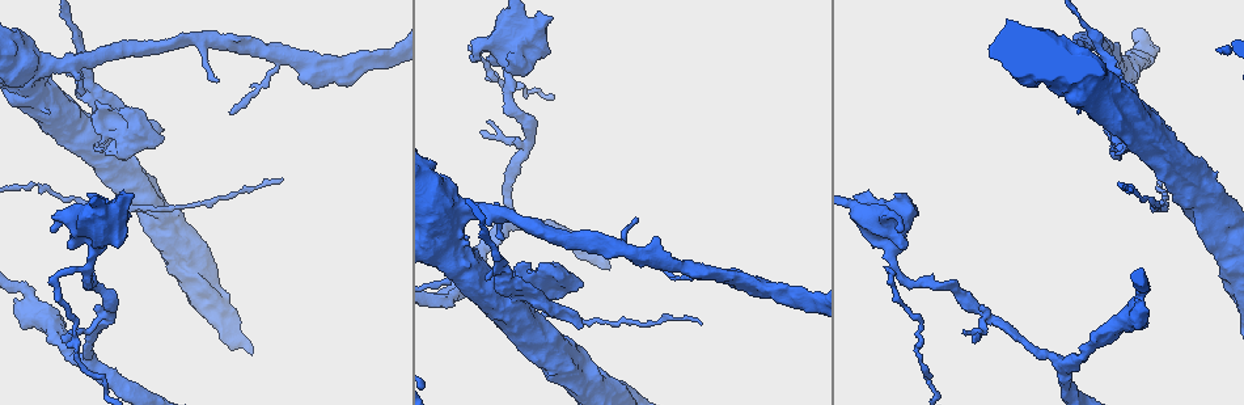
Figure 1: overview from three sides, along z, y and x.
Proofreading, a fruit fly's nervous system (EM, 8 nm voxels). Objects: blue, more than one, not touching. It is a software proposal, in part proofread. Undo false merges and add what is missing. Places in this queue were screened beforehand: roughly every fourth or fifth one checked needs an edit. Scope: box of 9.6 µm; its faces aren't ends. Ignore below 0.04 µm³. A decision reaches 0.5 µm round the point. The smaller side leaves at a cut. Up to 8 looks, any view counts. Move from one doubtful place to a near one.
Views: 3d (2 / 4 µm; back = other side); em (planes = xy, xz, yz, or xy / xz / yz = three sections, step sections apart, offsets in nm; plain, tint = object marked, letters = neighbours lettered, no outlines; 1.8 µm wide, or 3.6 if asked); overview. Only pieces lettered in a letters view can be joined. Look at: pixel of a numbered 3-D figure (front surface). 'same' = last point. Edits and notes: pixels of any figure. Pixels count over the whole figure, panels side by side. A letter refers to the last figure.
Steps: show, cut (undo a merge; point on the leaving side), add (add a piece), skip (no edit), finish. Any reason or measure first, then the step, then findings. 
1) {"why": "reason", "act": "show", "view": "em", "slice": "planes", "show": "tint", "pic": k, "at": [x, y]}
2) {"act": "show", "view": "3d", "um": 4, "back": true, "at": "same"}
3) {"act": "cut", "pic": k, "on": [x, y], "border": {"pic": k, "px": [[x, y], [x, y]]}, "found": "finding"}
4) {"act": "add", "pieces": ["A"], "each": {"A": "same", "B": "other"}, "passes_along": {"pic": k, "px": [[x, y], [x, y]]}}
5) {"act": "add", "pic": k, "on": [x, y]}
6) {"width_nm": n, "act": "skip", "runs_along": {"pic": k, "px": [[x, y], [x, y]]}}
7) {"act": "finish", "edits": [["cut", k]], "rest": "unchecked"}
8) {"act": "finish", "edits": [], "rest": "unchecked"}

{"act": "show", "view": "em", "um": 3.6, "slice": "planes", "show": "letters", "pic": 1, "at": [98, 240]}

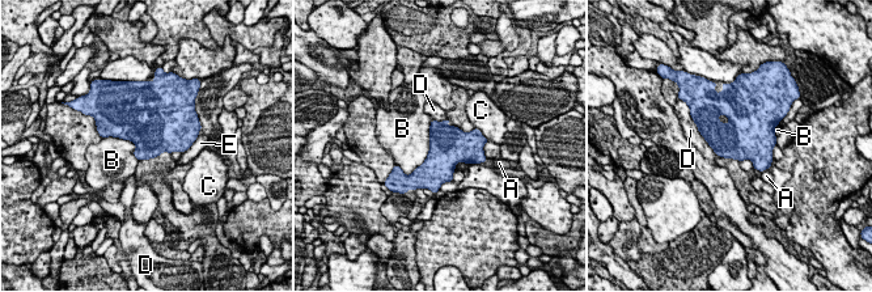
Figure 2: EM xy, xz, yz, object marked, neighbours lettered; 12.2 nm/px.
{"longest_contact_nm": ["B", 750], "act": "skip", "each": {"A": "other", "B": "other", "C": "other", "D": "other", "E": "other"}, "border": {"pic": 2, "px": [[431, 119], [427, 157], [406, 176]]}, "found": "all the same neuron"}

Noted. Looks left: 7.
{"why": "branch point", "act": "show", "view": "3d", "um": 4, "pic": 1, "at": [510, 225]}

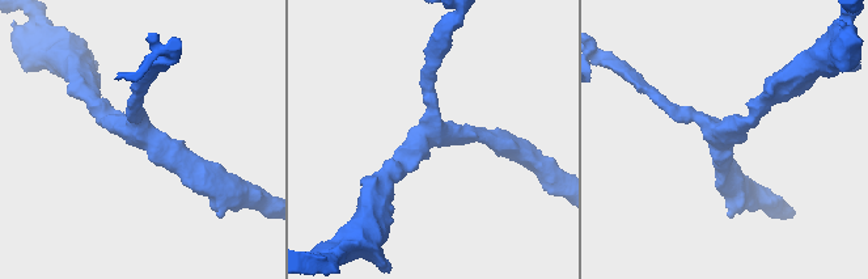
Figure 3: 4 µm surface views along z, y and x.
{"arms": 3, "arm_widths_nm": [170, 240, 260], "why": "need the tissue", "act": "show", "view": "em", "slice": "planes", "show": "plain", "pic": 3, "at": [140, 127]}

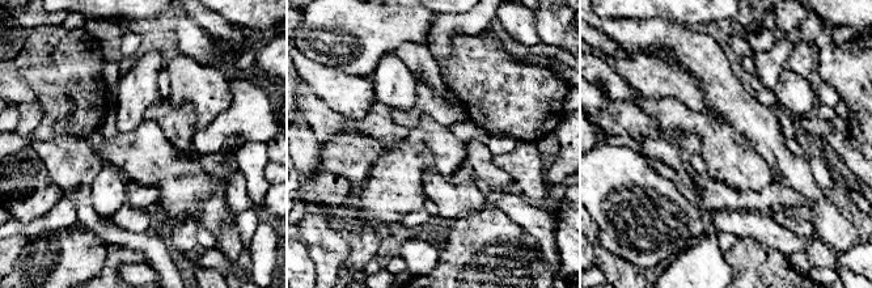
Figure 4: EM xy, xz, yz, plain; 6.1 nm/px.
{"act": "show", "view": "em", "slice": "planes", "show": "letters", "at": "same"}

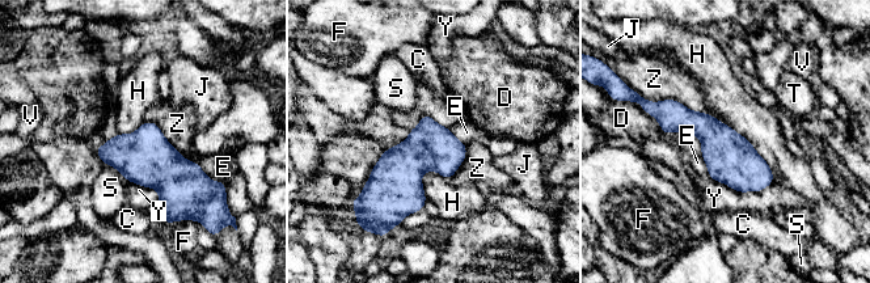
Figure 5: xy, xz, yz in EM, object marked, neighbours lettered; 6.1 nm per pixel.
{"longest_contact_nm": ["H", 550], "act": "skip", "each": {"C": "other", "D": "other", "E": "other", "F": "other", "H": "other", "J": "other", "S": "other", "T": "other", "V": "other", "Y": "other", "Z": "other"}, "border": {"pic": 5, "px": [[714, 115], [750, 142], [775, 181]]}, "found": "one neuron here"}

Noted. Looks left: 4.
{"why": "calibre changes", "act": "show", "view": "3d", "um": 4, "pic": 1, "at": [30, 306]}

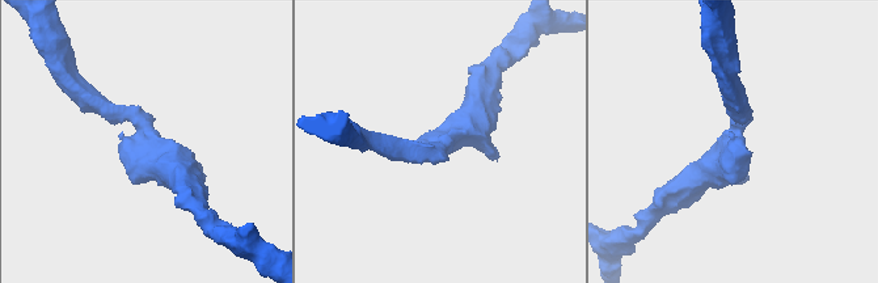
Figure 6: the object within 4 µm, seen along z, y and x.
{"arm_widths_nm": [260, 380], "why": "need the tissue", "act": "show", "view": "em", "slice": "planes", "show": "letters", "pic": 6, "at": [731, 144]}

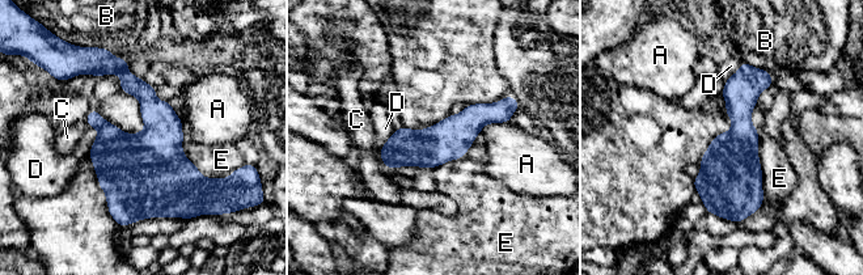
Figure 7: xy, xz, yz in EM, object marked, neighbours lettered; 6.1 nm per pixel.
{"width_nm": 260, "act": "skip", "each": {"A": "other", "B": "other", "C": "other", "D": "other", "E": "other"}, "border": {"pic": 7, "px": [[757, 134], [764, 201]]}, "found": "all the same neuron"}

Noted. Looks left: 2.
{"act": "finish", "edits": [], "rest": "unchecked"}

